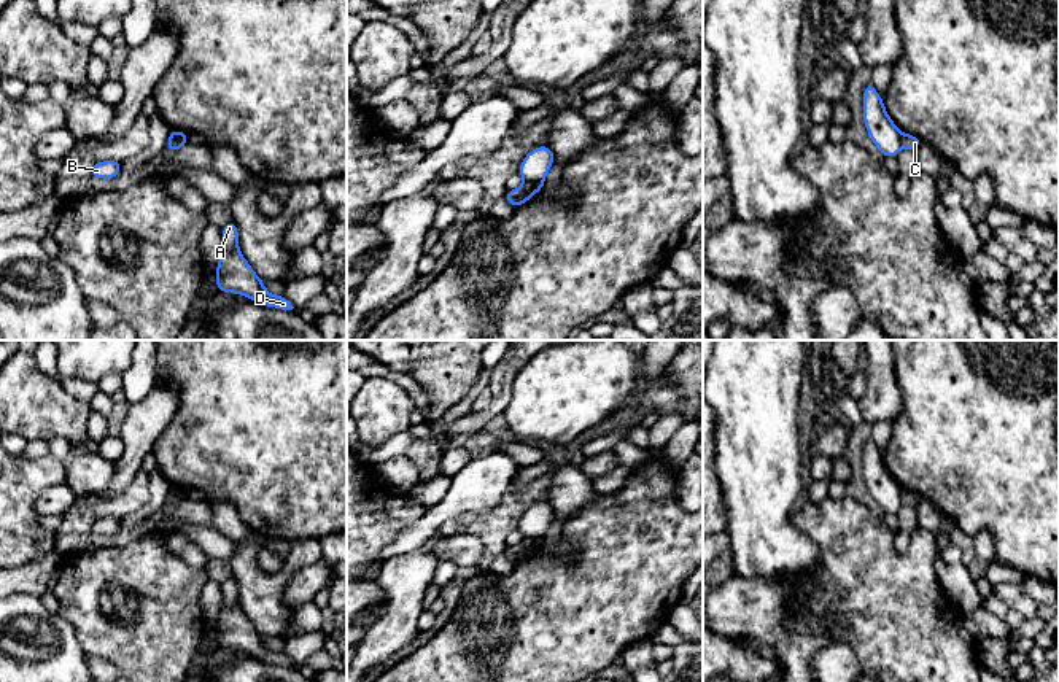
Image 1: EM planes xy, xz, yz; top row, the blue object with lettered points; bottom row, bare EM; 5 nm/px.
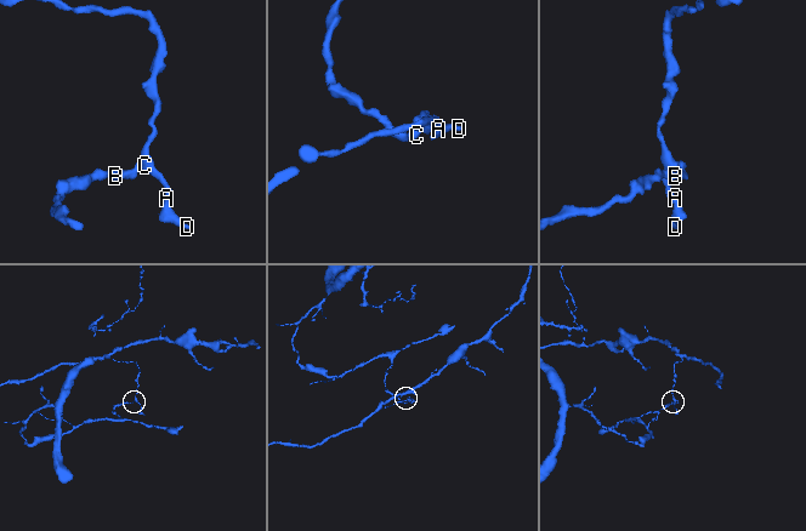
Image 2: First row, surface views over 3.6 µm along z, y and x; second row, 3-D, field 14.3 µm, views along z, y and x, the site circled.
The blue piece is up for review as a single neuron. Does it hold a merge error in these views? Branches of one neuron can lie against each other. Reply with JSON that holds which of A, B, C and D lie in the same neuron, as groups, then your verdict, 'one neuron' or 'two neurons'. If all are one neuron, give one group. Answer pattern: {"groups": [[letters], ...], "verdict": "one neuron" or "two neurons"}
{"groups": [["A", "D"], ["B", "C"]], "verdict": "two neurons"}

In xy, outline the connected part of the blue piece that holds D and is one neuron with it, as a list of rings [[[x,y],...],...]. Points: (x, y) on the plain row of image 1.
[[[229,577],[223,585],[223,606],[216,620],[216,645],[245,652],[264,663],[293,666],[294,663],[285,652],[266,647],[264,636],[256,631],[239,604],[239,585]]]

